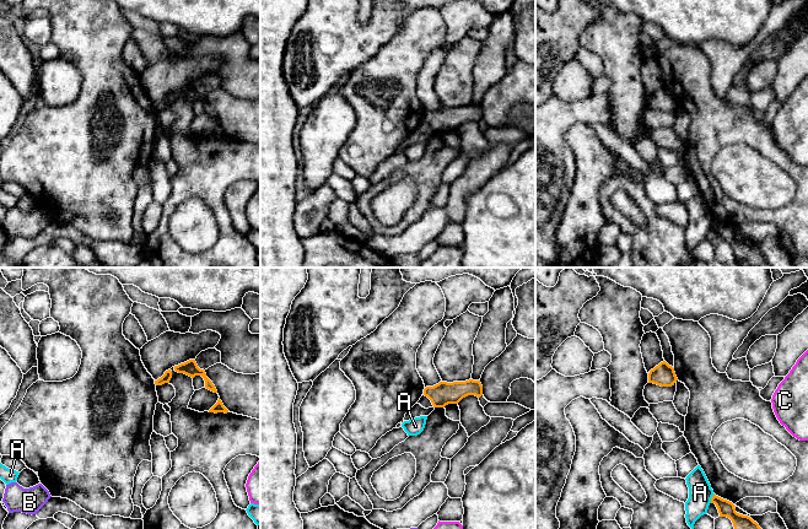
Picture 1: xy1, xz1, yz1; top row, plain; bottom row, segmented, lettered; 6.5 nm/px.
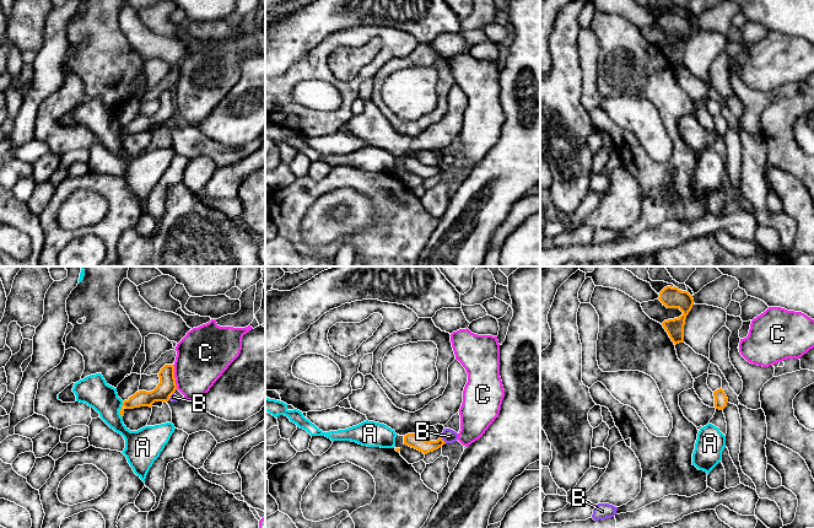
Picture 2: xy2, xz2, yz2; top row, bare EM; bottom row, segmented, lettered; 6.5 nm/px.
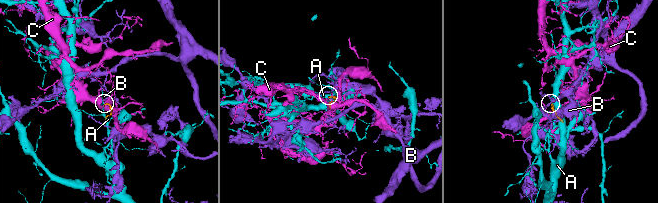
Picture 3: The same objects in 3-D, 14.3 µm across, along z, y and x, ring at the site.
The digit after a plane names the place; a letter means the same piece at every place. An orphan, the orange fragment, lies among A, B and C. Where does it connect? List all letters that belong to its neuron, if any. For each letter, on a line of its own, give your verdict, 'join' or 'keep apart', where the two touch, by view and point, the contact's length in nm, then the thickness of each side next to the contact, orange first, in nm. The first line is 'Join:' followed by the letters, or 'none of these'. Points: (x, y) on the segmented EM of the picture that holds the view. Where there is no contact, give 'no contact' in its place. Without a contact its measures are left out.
Join: B
A: keep apart; meets orange in xy2 at (120, 409); contact 110 nm long; 110 nm thick on the orange side, 200 nm on the other
B: join; meets orange in xz2 at (442, 440); contact 60 nm long; 90 nm thick on the orange side, 90 nm on the other
C: keep apart; meets orange in xy2 at (173, 377); contact 160 nm long; 120 nm thick on the orange side, 360 nm on the other

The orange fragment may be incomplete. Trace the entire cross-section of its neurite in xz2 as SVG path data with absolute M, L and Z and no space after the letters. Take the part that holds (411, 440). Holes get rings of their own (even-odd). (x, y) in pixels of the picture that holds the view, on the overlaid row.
M444 429L442 436L437 441L426 441L420 438L415 433L408 433L404 436L404 445L415 448L424 454L433 452L442 447L444 443L453 443L458 440L458 433L451 429Z

